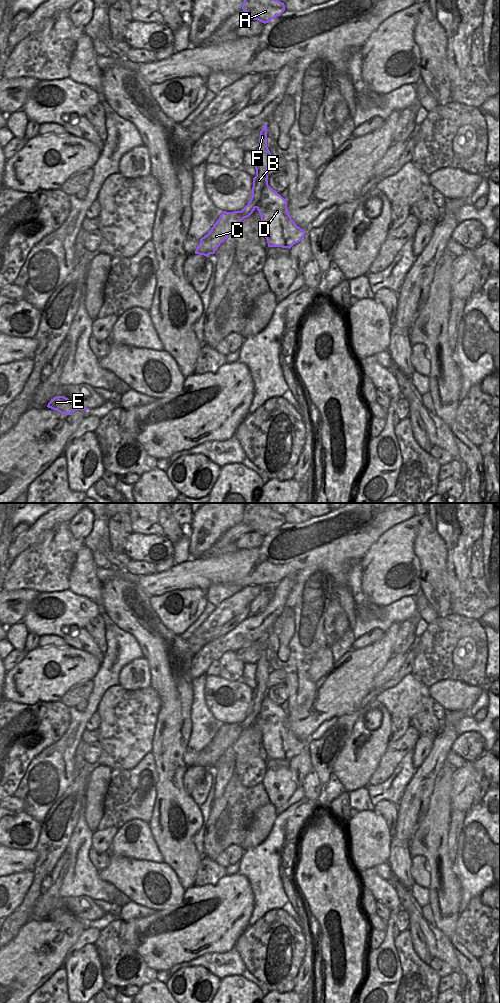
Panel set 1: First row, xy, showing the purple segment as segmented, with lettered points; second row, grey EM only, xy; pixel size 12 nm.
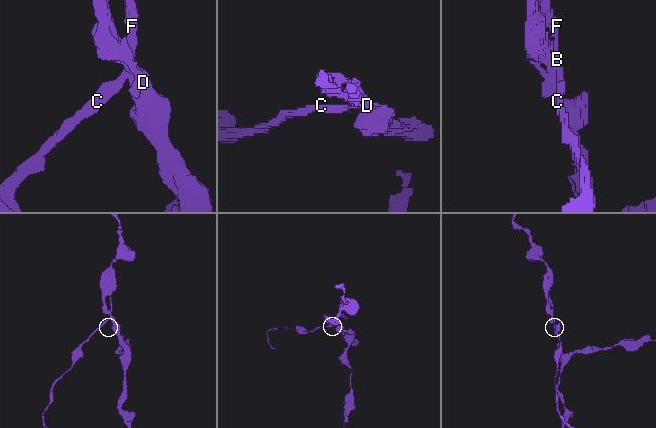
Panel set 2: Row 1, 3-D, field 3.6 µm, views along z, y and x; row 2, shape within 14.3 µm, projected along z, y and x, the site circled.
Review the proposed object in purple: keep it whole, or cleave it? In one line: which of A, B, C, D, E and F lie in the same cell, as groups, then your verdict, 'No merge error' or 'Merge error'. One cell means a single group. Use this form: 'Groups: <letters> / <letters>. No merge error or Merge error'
Groups: A B C E F / D. Merge error

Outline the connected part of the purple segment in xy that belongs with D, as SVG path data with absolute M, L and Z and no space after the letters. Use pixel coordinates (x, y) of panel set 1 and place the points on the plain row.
M269 697L263 701L263 706L257 722L263 735L261 746L267 752L268 759L291 760L300 754L305 743L291 731L287 713Z

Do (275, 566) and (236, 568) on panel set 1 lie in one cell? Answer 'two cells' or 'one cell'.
one cell

